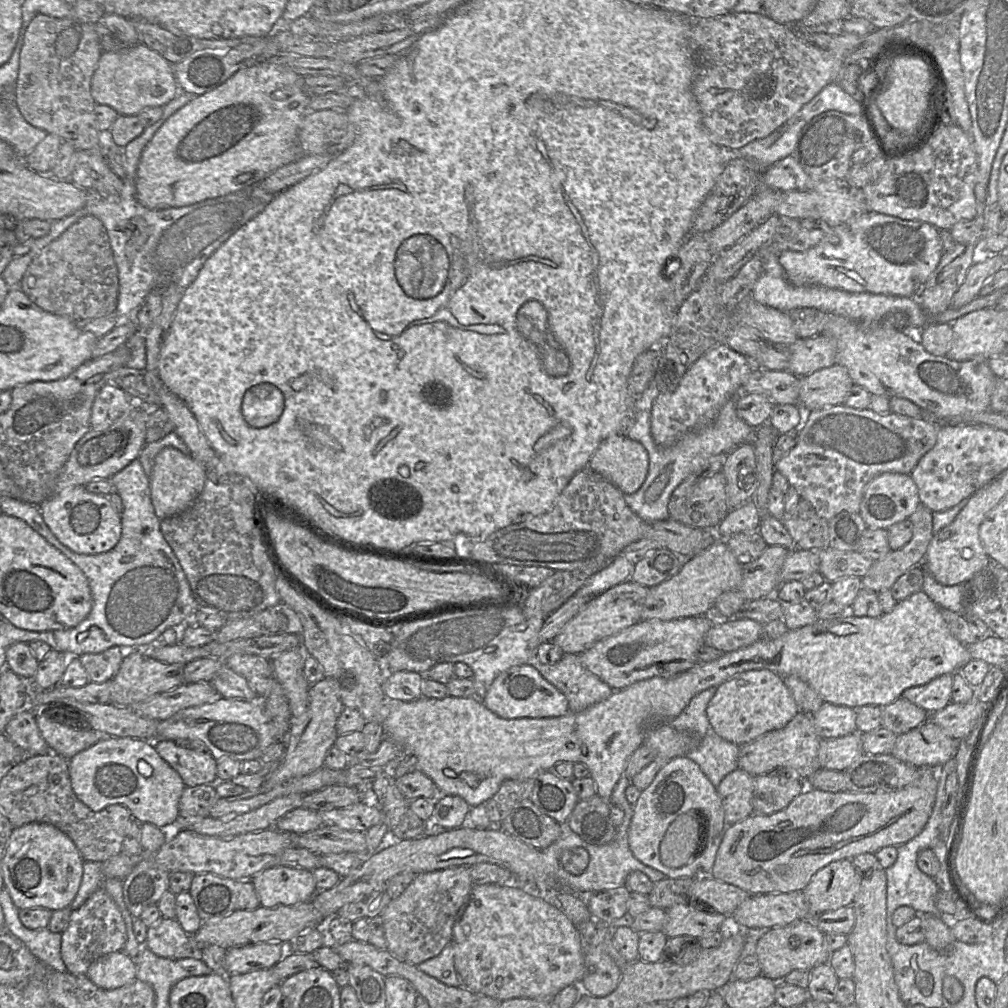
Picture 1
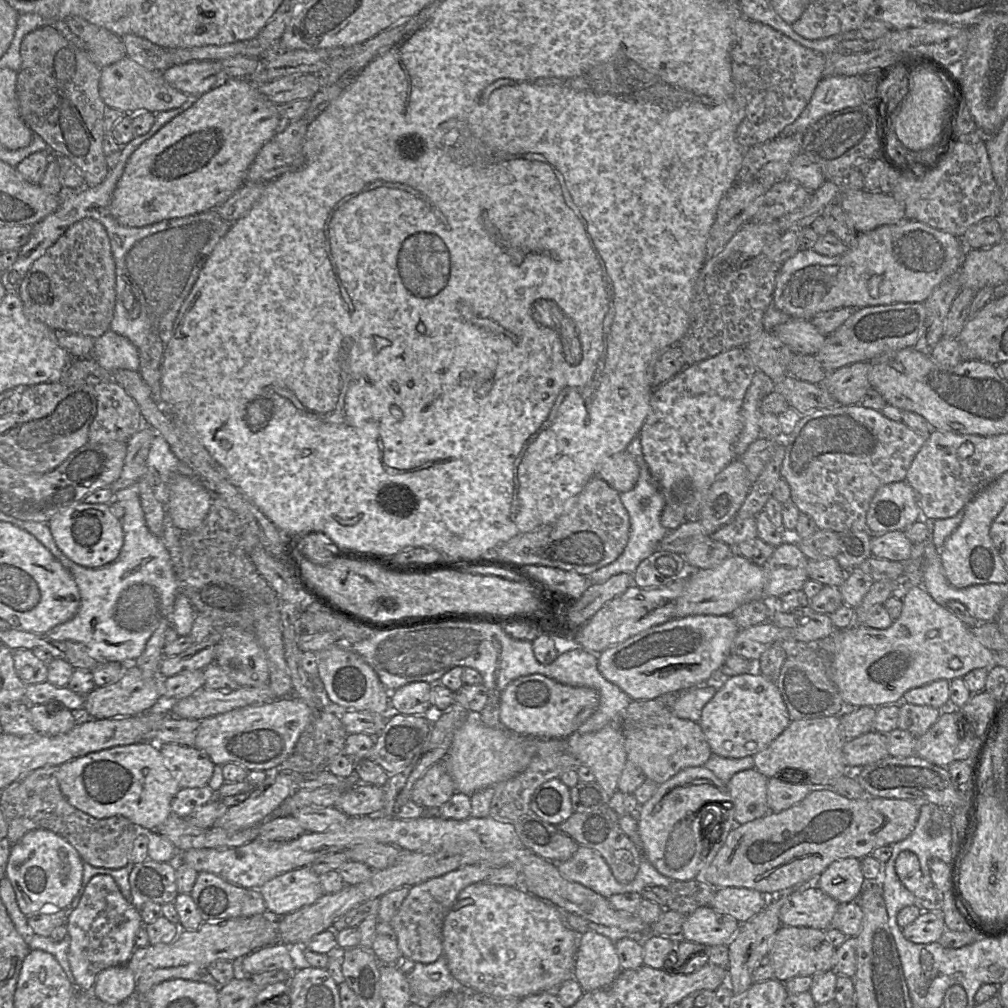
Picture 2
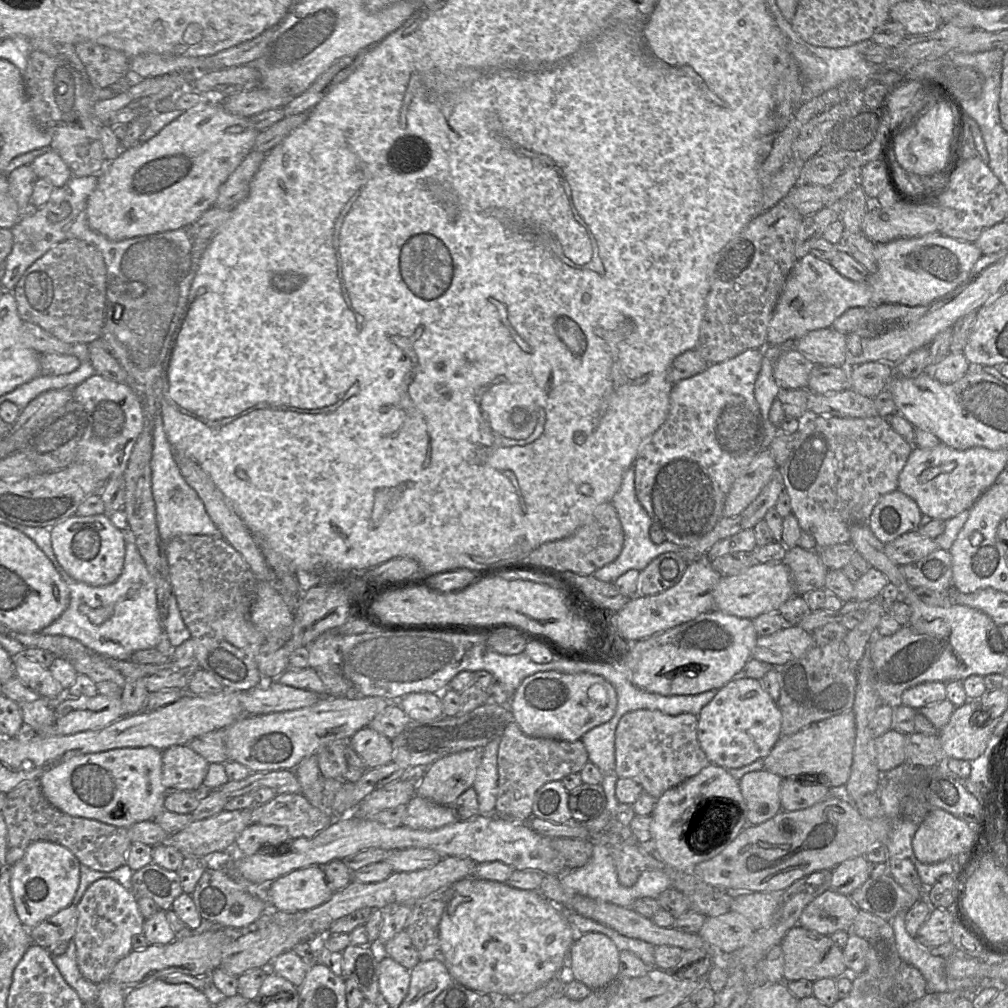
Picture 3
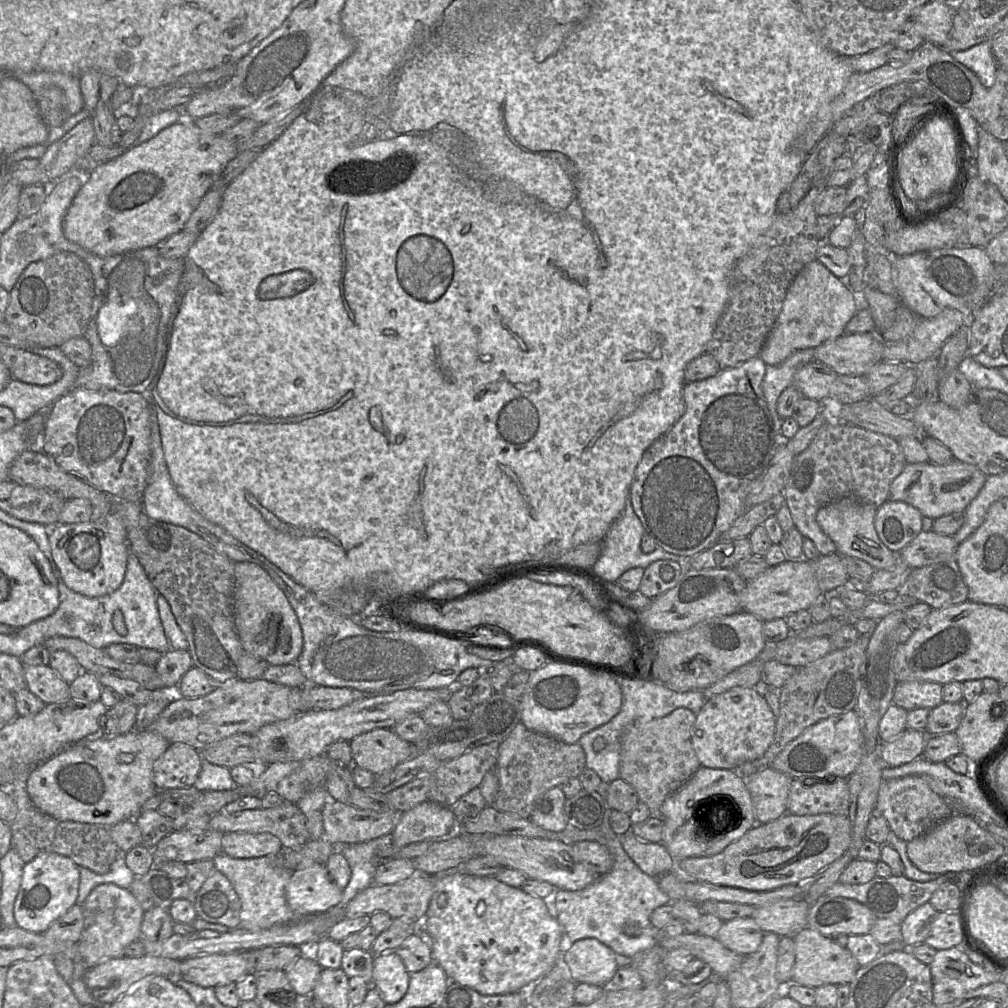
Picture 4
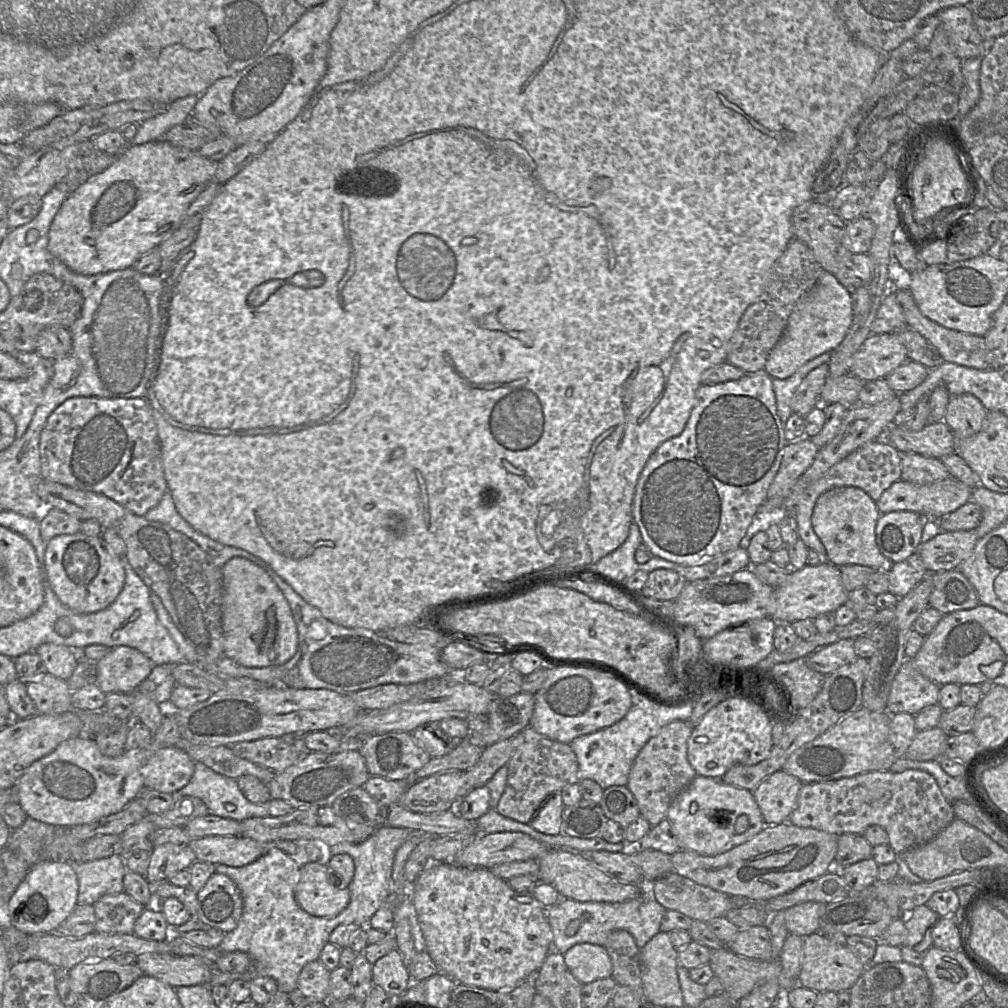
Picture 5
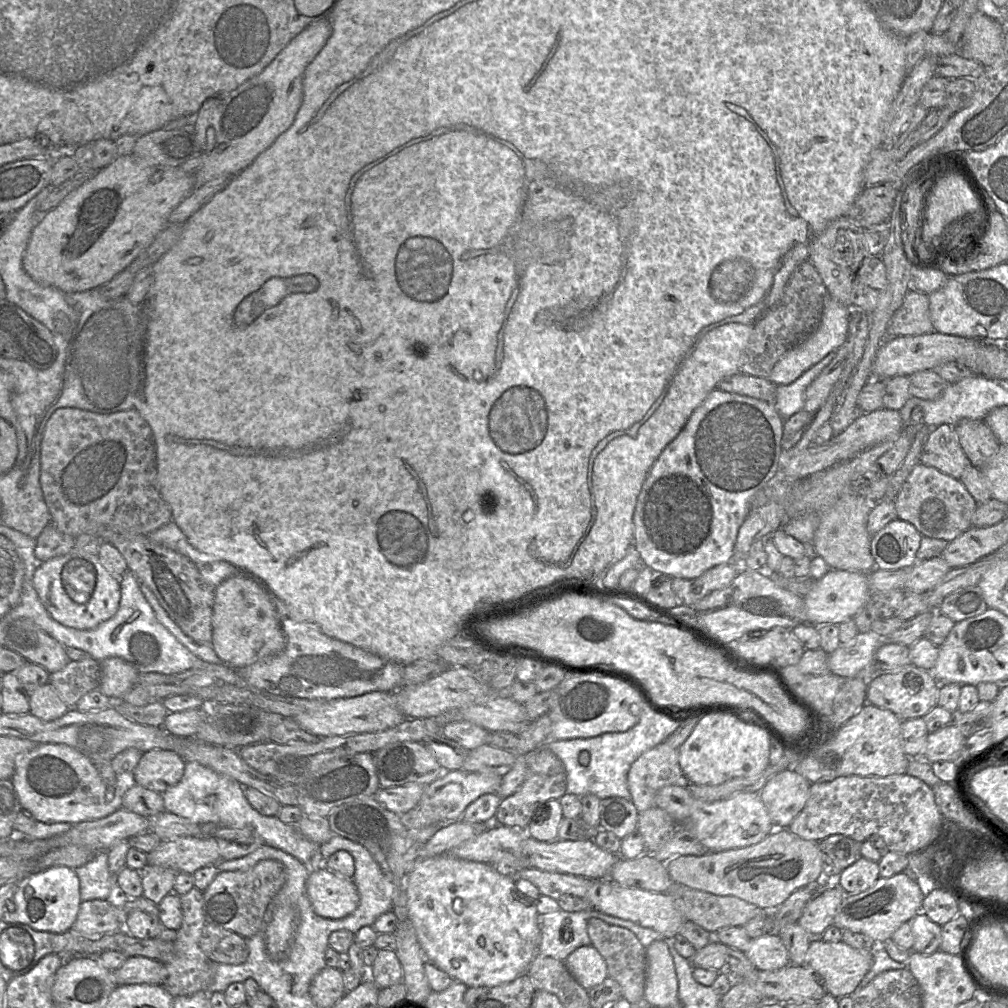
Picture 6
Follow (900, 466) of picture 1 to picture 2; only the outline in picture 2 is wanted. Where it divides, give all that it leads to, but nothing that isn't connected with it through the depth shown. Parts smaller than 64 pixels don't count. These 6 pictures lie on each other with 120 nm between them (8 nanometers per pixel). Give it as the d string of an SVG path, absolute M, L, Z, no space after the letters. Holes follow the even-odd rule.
M861 405L852 406L836 406L834 408L819 409L811 412L805 416L802 416L799 423L796 425L793 432L784 438L783 444L785 446L785 457L781 468L781 477L787 481L791 490L791 499L799 509L800 513L809 515L815 521L818 529L830 530L836 533L841 533L849 530L867 530L866 515L872 498L877 490L886 484L893 482L904 481L907 476L907 472L929 436L922 435L902 421L896 422L885 417L881 411L865 408Z

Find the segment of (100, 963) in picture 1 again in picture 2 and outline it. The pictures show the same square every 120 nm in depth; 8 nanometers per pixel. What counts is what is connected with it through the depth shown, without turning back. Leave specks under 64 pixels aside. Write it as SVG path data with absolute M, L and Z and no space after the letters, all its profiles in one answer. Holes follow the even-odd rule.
M126 965L109 967L96 977L94 993L102 1001L116 1005L135 995L137 975Z

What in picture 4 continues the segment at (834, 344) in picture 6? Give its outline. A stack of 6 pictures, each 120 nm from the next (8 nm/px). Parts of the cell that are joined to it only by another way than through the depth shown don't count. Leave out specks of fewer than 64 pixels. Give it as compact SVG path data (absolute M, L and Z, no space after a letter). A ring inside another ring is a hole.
M819 260L808 263L789 286L782 309L770 331L760 357L767 365L777 365L795 351L814 349L845 333L845 327L859 309L858 296L845 280L836 277Z

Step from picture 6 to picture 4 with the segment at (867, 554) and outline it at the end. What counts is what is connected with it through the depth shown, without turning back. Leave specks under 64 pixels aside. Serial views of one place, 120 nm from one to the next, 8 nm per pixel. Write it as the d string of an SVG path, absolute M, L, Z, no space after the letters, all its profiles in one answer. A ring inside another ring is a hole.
M845 497L822 506L816 521L822 531L835 543L837 553L864 560L875 569L893 569L899 554L888 549L880 540L875 528L877 508L858 499Z

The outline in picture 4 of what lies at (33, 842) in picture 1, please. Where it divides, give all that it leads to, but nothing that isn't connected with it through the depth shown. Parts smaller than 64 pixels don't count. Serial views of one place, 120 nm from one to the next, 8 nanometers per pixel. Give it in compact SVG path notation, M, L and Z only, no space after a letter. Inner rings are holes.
M40 853L25 863L13 908L17 926L29 932L44 933L52 922L76 903L79 880L78 865L69 857L57 853Z

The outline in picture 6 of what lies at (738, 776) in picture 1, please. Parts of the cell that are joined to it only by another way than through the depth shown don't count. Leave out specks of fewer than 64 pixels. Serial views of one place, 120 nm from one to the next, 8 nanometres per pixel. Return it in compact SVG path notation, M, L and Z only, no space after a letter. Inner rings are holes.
M794 769L783 770L771 777L759 795L772 823L788 828L804 808L810 785L811 783Z

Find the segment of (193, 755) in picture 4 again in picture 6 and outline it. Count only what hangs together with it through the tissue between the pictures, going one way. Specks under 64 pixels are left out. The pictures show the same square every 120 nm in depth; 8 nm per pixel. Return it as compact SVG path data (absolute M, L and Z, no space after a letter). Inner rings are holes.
M154 748L141 755L133 779L140 786L163 793L181 780L185 764L177 752Z

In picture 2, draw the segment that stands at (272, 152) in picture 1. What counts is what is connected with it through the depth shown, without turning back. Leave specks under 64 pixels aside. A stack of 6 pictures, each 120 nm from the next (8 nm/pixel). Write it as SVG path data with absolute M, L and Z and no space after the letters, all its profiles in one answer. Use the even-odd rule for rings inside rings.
M230 78L221 86L217 86L199 96L191 107L166 123L152 138L141 144L130 156L112 194L110 211L114 219L123 226L145 227L168 219L195 215L223 204L245 184L246 173L265 143L277 132L285 128L282 127L285 122L280 118L277 107L277 104L268 100L260 92L259 84L254 84L245 78Z

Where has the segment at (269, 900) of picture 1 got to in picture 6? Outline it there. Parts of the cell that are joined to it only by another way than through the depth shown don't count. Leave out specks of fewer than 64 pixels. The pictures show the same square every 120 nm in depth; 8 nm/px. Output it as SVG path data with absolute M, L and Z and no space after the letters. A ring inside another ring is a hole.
M326 867L311 869L306 890L314 912L326 919L345 918L359 905L359 894L352 879Z

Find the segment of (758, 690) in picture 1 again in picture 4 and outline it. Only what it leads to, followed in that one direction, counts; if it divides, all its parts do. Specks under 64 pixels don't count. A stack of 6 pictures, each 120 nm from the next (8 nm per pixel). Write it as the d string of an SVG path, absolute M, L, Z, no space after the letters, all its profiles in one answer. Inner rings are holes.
M734 687L706 700L692 727L692 746L701 766L734 770L744 762L763 756L774 739L775 727L776 718L760 692L750 687Z

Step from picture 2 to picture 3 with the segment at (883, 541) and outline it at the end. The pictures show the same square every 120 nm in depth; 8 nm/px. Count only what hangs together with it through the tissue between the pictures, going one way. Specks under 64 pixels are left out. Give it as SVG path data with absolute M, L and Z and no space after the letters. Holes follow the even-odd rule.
M918 530L906 532L885 544L885 553L897 565L916 562L939 549L935 539L922 535Z

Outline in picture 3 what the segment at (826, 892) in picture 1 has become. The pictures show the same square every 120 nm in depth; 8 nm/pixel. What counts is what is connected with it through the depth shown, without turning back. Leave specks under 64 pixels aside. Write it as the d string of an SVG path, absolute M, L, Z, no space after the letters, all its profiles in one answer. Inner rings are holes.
M864 855L843 861L831 870L830 889L850 896L855 889L870 877L869 863Z

